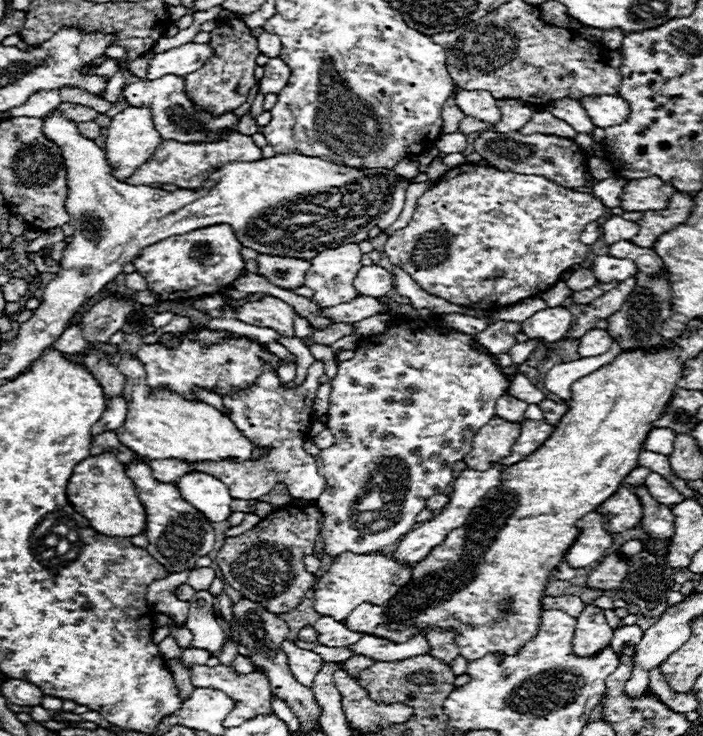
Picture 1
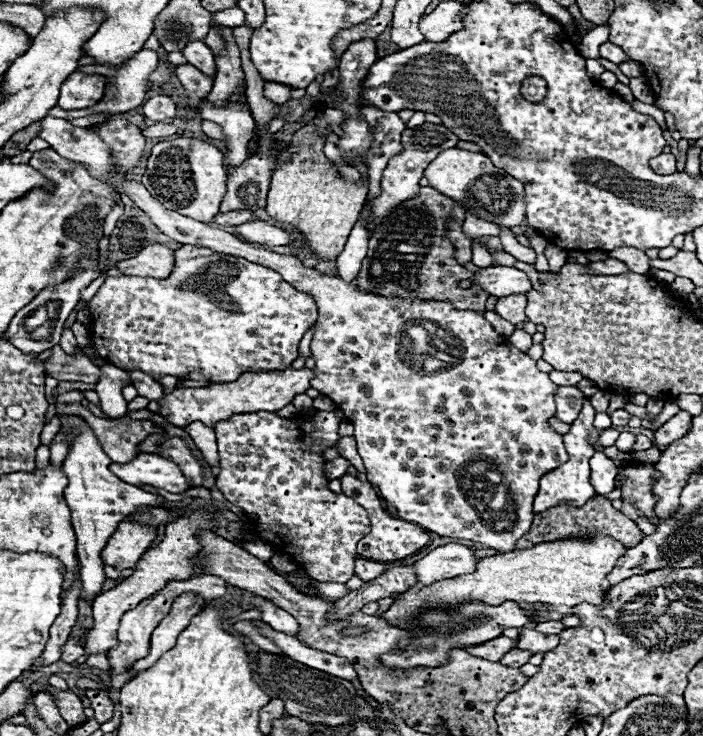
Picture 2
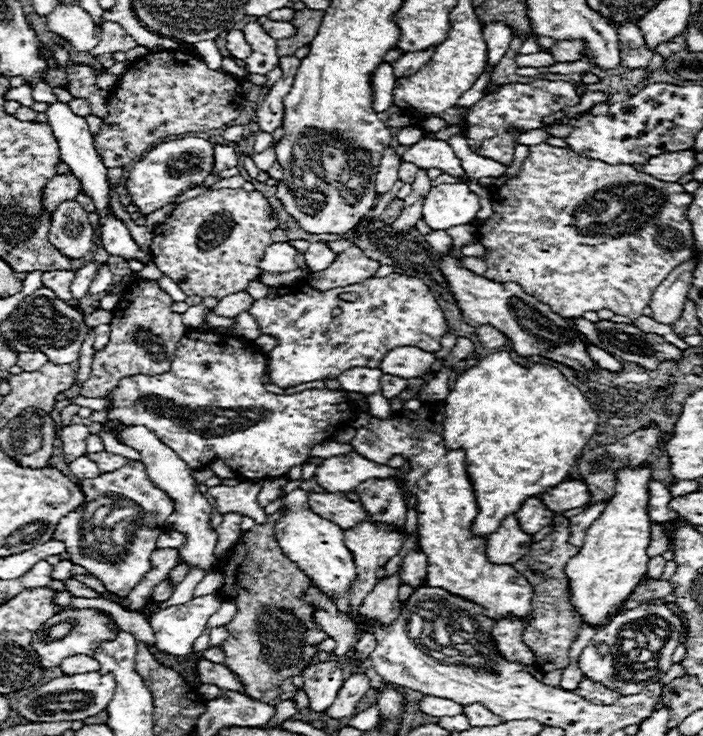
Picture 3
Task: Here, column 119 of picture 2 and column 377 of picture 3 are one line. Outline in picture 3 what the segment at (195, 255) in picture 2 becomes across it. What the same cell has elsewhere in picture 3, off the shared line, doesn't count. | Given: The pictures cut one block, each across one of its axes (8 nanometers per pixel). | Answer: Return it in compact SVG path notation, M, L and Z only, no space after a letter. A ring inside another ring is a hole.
M390 274L386 278L368 278L360 284L318 292L306 280L294 286L272 288L268 296L250 306L260 332L278 340L278 346L268 352L268 378L280 388L292 388L312 380L338 378L348 368L368 366L378 368L384 356L396 346L418 346L426 352L440 350L440 340L446 334L446 320L432 298L428 286L412 276ZM358 292L356 302L340 300L340 294ZM340 306L342 314L330 316L332 308Z

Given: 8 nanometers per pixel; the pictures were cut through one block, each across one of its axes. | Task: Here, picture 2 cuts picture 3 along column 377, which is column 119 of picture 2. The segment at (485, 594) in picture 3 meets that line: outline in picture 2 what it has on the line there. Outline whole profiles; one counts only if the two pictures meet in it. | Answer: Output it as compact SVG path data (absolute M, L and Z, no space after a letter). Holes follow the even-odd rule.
M80 402L56 404L56 410L58 410L58 414L82 416L92 426L96 438L100 440L100 446L112 458L112 462L130 462L134 456L140 454L136 446L146 436L164 430L150 420L132 420L130 416L122 416L116 420L104 420L104 418L94 416Z

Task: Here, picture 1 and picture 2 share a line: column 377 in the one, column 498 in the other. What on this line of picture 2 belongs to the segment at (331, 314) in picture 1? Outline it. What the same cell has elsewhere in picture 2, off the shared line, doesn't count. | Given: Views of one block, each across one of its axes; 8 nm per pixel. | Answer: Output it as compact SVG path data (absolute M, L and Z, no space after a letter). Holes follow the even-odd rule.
M512 294L512 296L504 296L496 302L494 312L500 314L504 320L512 322L512 324L520 324L526 320L524 314L526 308L526 296L524 294Z

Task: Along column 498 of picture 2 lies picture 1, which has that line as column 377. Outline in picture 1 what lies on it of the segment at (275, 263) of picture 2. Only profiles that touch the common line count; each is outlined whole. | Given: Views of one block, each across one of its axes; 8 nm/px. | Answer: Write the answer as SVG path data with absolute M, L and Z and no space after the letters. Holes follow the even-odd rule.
M402 320L394 326L390 326L382 334L372 334L372 336L364 338L356 348L354 358L338 364L338 374L332 378L330 384L332 384L332 392L330 392L330 408L328 408L326 426L328 426L328 430L332 430L336 442L334 442L334 446L320 450L320 454L316 456L316 466L318 466L318 472L324 474L326 486L324 486L324 494L320 494L320 498L316 498L314 504L324 514L320 538L324 544L324 554L328 554L332 560L338 558L342 552L374 554L376 550L380 550L388 544L396 544L396 540L400 540L404 534L408 534L416 524L416 516L424 510L426 500L434 494L442 494L446 490L446 486L452 482L454 464L464 460L464 456L472 450L472 438L474 438L476 430L486 426L496 416L494 414L496 400L508 388L506 378L500 372L500 366L496 366L492 362L492 356L474 348L472 336L456 334L446 328L440 328L436 322L424 322L424 320Z

